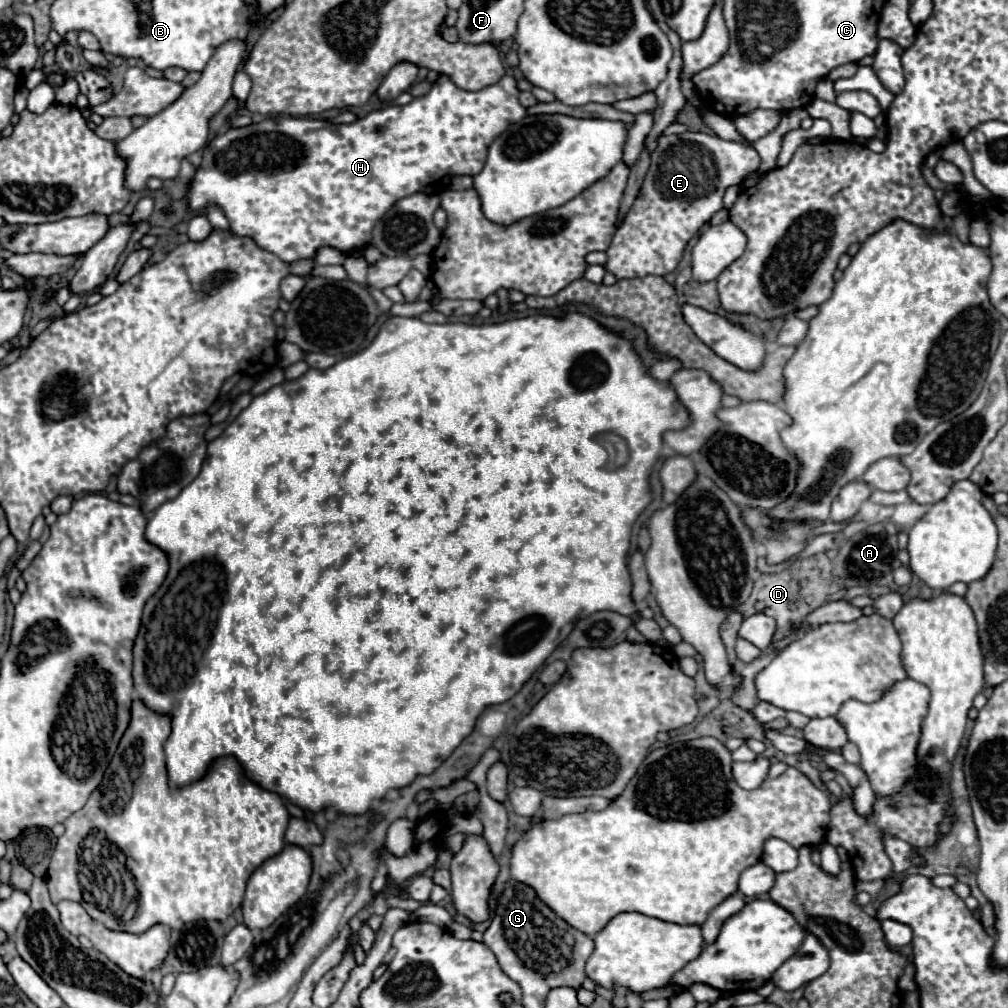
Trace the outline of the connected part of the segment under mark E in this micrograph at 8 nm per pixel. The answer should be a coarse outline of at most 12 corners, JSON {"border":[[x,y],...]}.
{"border":[[661,136],[607,248],[617,278],[665,276],[759,154]]}

